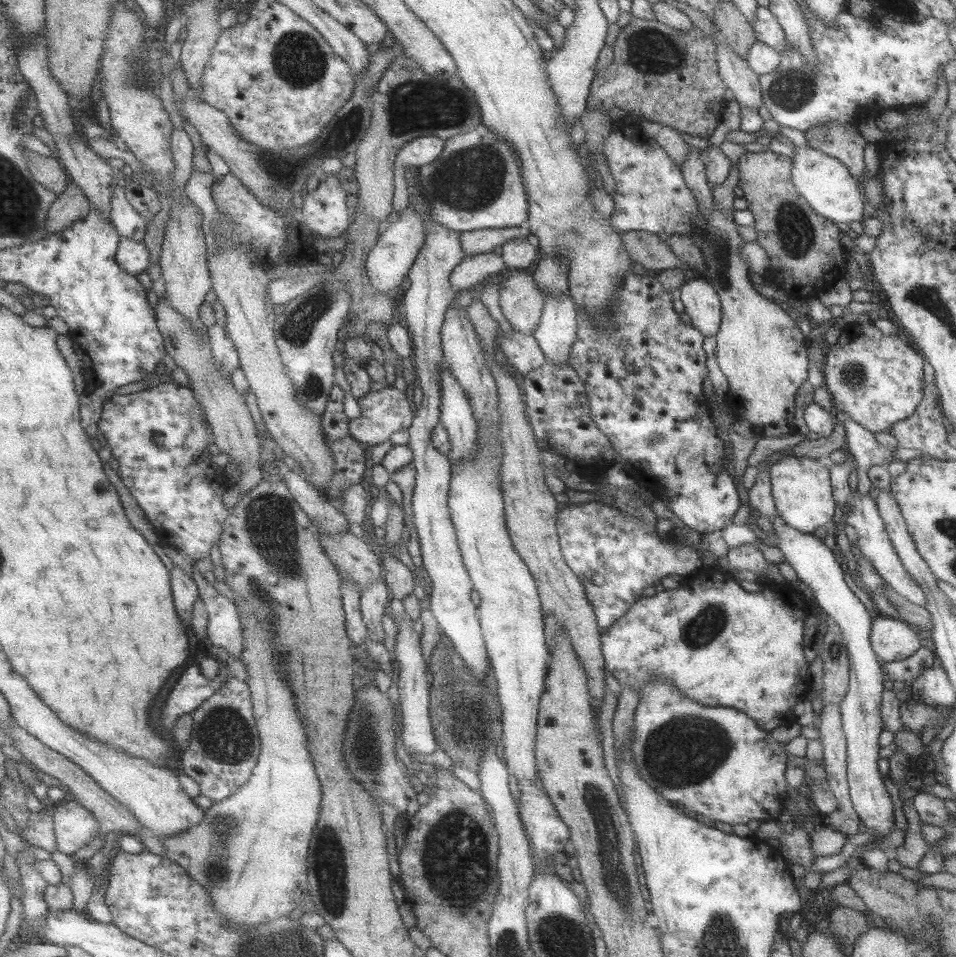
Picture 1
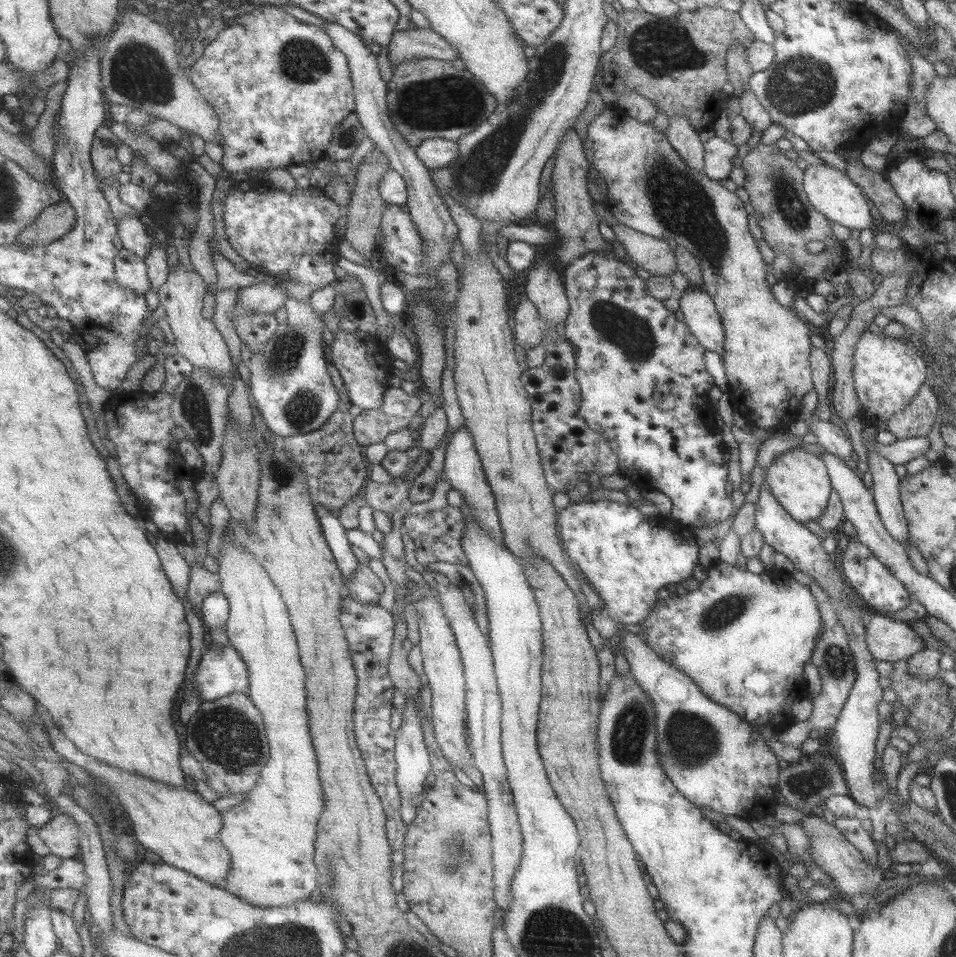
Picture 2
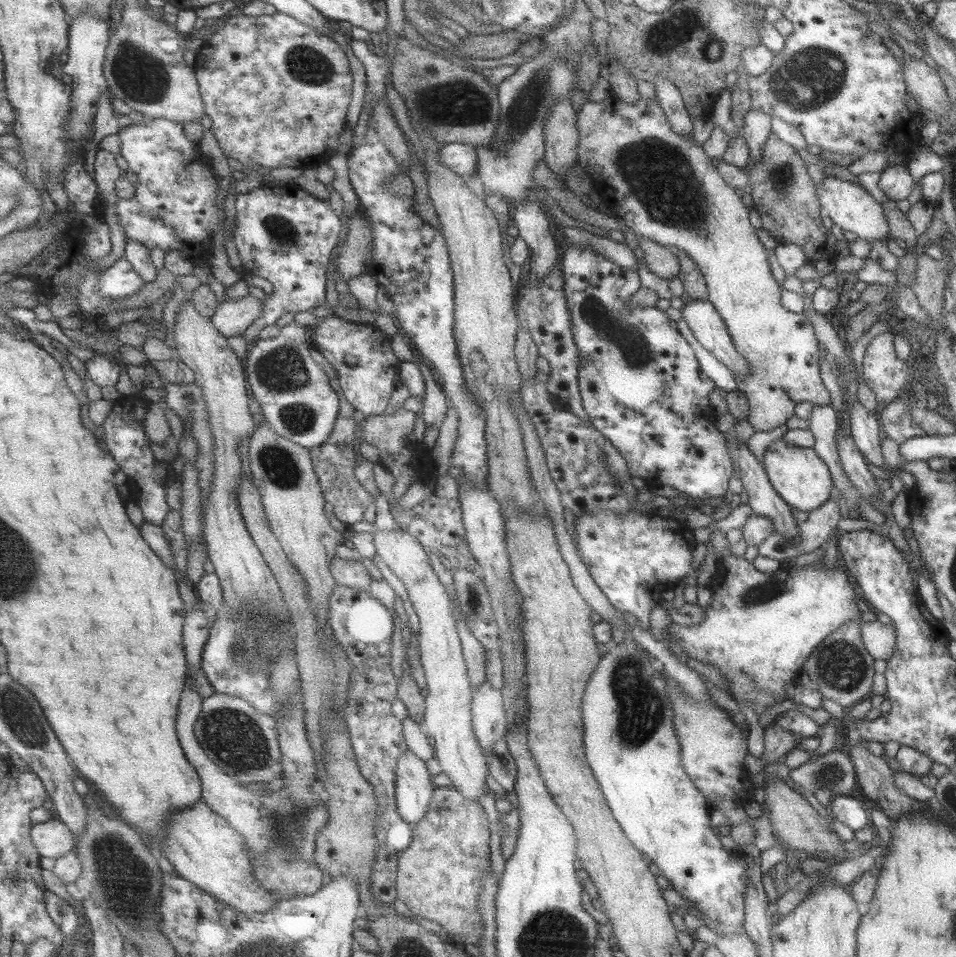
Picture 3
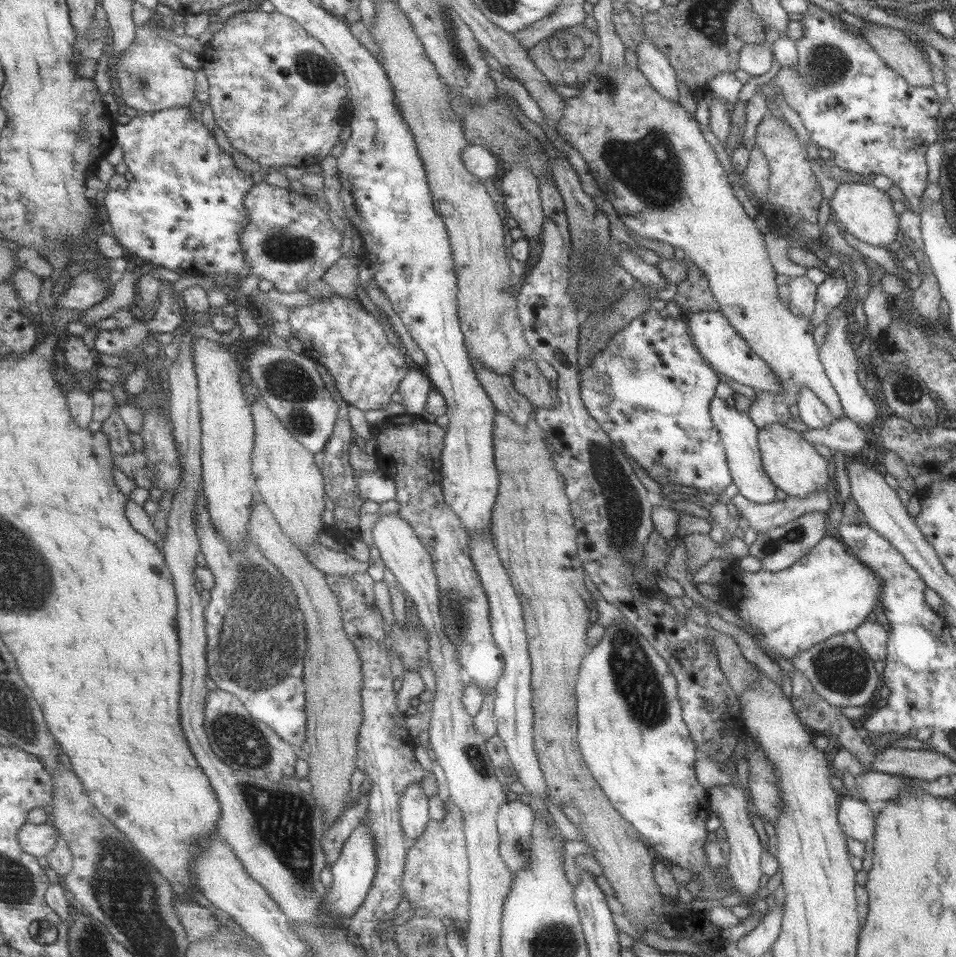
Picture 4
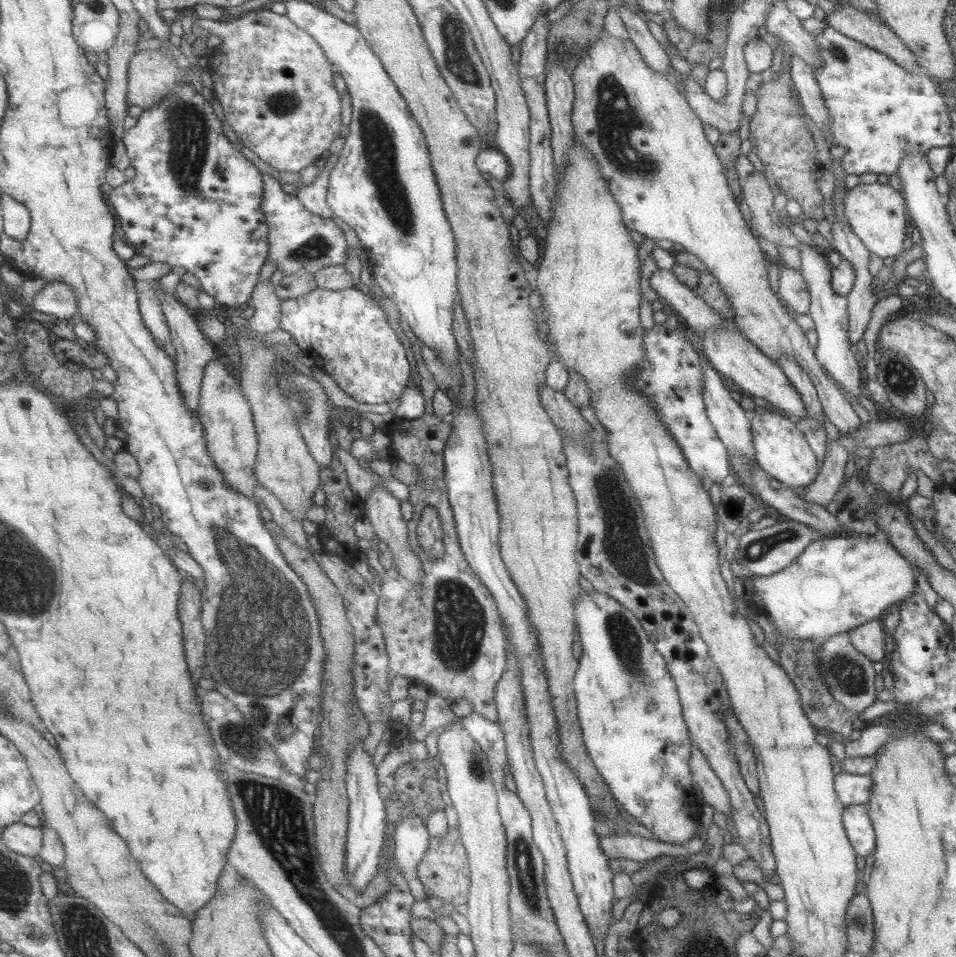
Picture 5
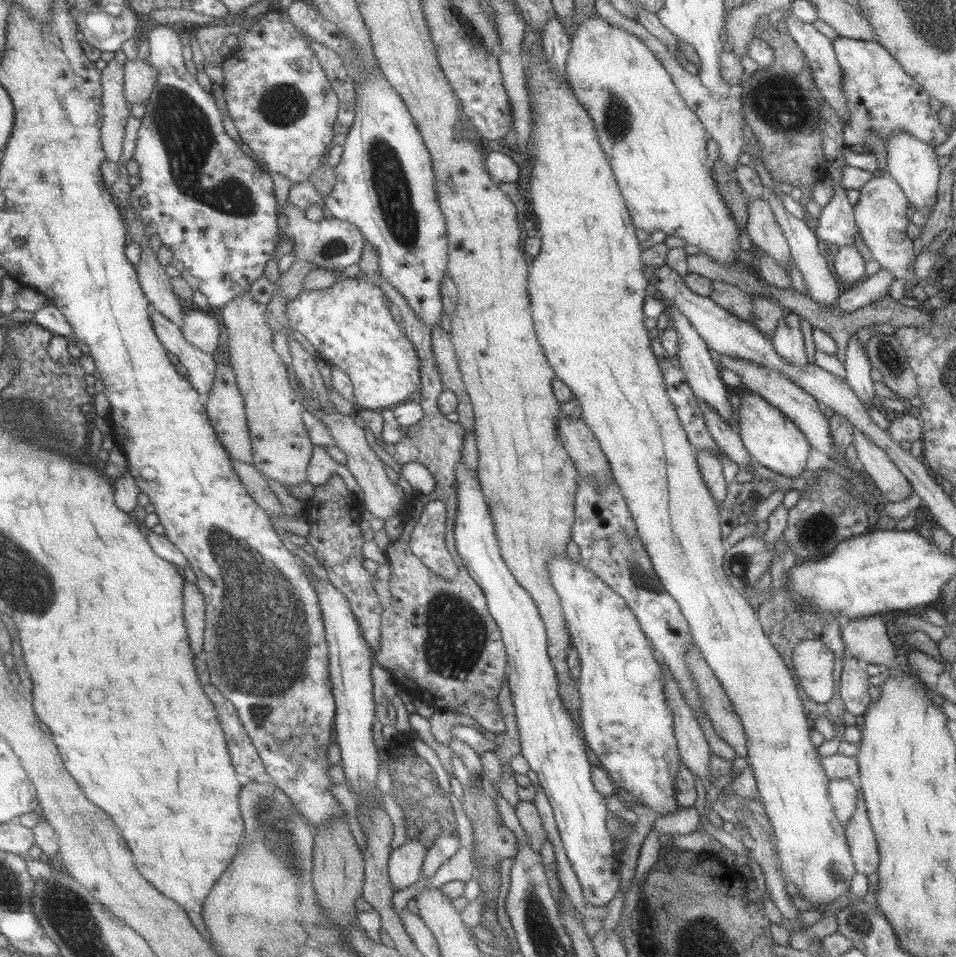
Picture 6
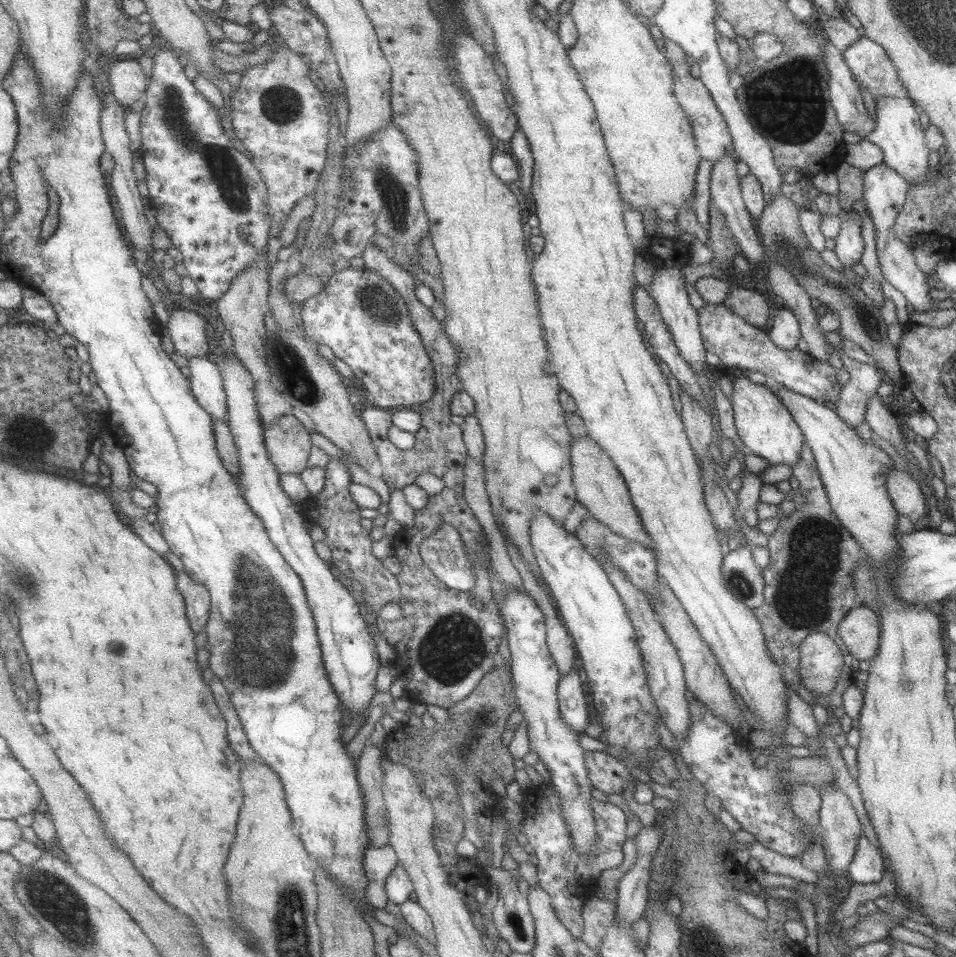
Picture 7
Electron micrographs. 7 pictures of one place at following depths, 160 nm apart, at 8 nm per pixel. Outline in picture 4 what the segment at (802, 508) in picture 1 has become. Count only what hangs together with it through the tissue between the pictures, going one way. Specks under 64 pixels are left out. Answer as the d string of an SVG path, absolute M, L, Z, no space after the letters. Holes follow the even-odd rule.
M768 424L758 429L758 449L763 470L767 478L787 495L787 497L807 497L811 493L826 488L829 481L827 463L810 442L800 432L785 427L784 424Z

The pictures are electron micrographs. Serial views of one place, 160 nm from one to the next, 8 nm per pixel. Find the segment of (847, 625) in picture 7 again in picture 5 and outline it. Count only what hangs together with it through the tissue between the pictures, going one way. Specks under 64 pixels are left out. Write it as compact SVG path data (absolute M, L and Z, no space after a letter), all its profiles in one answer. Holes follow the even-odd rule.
M872 619L861 626L856 626L847 632L851 646L870 661L877 662L885 654L884 630L881 630L878 619Z

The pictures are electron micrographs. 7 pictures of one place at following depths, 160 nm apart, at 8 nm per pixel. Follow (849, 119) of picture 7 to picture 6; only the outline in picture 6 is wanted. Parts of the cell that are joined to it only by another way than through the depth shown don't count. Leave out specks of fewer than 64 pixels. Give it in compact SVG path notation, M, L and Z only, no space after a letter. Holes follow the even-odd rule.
M789 9L785 10L782 16L783 22L787 27L788 36L793 39L795 45L799 47L799 50L803 52L803 57L807 58L809 62L809 69L811 69L811 75L814 79L815 87L821 92L821 96L824 103L829 104L831 108L838 114L841 124L846 123L847 103L845 103L845 95L841 91L841 69L837 63L835 53L833 53L833 47L831 47L831 40L827 39L823 34L817 33L817 30L813 29L810 23L799 21Z

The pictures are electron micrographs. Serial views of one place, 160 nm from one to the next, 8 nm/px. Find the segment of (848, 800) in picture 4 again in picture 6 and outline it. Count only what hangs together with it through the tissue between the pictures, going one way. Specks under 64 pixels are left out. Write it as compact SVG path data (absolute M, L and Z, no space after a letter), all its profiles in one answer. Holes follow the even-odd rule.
M858 793L855 810L844 826L844 835L856 872L867 876L878 868L878 848L866 813L866 804Z

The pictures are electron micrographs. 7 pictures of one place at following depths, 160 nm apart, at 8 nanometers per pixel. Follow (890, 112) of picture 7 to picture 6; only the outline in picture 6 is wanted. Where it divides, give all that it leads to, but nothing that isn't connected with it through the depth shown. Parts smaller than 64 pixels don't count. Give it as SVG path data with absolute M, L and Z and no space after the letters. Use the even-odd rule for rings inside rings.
M896 130L884 142L887 150L887 174L900 186L908 200L910 210L924 210L934 208L938 187L939 166L934 147L910 136L908 132Z

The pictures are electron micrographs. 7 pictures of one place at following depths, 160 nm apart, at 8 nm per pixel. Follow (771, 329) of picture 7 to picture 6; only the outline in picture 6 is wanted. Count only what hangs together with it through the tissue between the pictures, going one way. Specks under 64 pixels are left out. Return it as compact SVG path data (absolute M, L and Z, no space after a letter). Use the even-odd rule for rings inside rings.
M786 312L786 315L777 323L770 341L775 352L783 360L796 368L805 368L812 358L806 354L804 338L798 322L799 317L795 313Z

